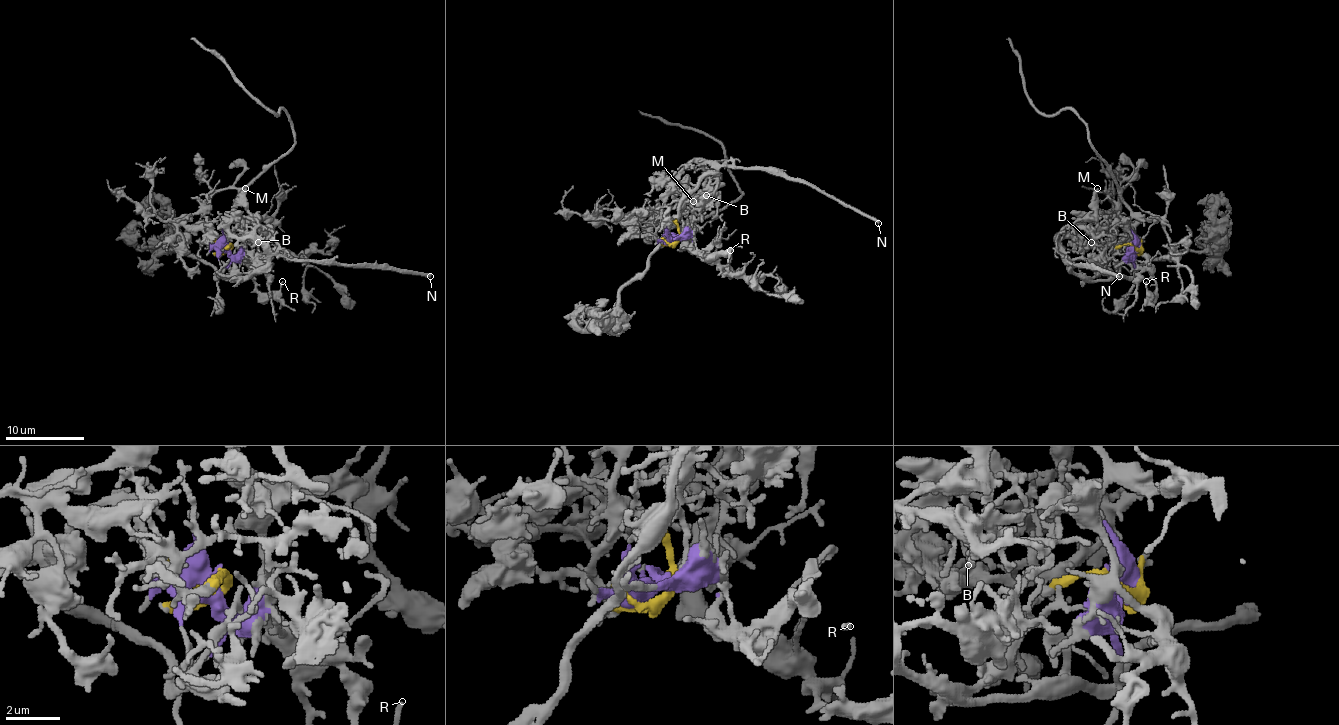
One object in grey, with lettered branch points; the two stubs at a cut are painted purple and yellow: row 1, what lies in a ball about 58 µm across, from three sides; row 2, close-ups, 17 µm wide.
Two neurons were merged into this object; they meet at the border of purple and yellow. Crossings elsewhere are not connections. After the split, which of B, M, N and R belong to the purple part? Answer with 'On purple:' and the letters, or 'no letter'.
On purple: R

